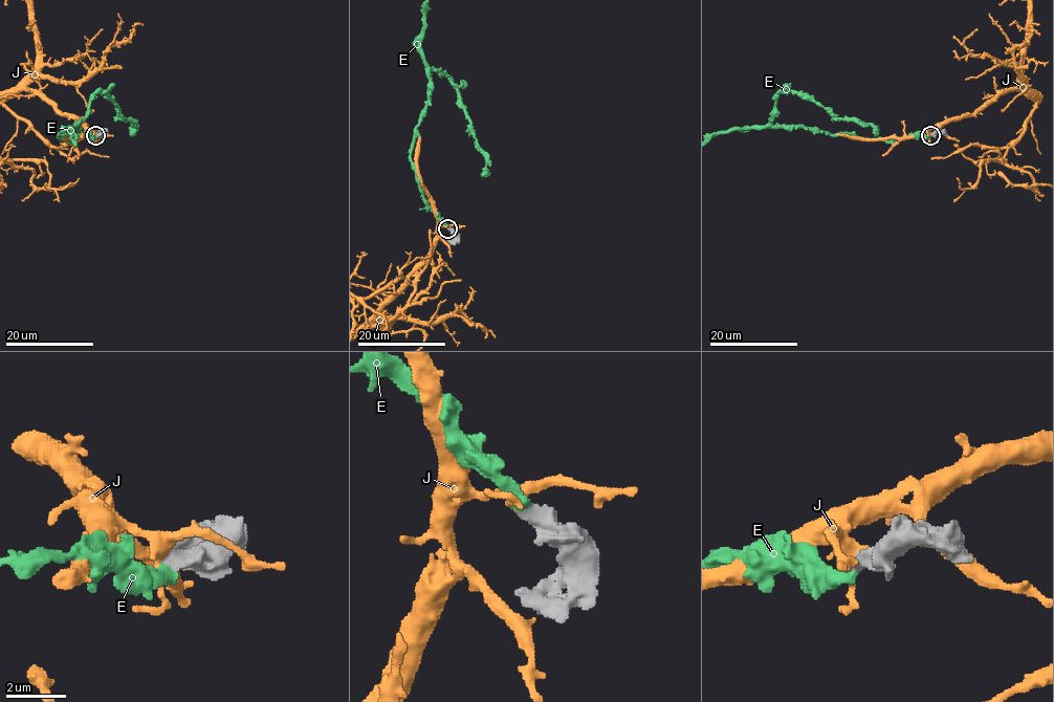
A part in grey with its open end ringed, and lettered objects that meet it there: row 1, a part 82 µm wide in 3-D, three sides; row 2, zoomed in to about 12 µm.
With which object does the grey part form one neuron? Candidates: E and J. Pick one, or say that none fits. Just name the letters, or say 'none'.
E

